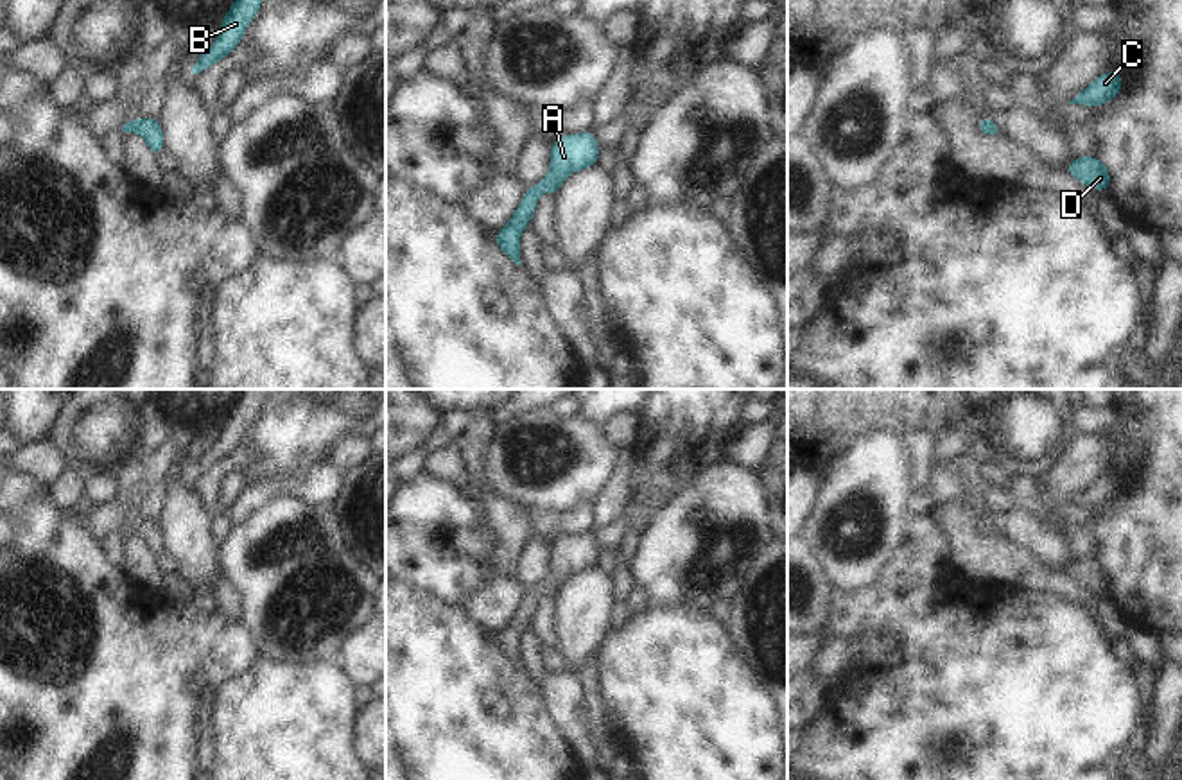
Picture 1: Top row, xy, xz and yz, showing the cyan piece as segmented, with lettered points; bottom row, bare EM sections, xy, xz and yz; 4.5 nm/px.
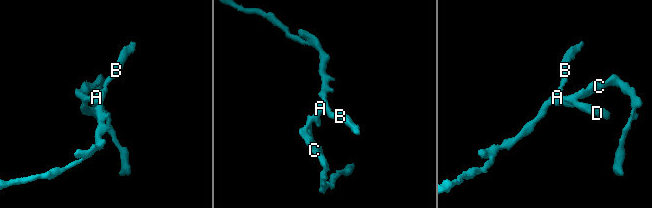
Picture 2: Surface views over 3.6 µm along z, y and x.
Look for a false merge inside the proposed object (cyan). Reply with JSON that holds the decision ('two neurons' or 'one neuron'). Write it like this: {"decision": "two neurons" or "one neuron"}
{"decision": "one neuron"}

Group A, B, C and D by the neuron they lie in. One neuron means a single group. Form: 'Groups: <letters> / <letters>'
Groups: A B C D.

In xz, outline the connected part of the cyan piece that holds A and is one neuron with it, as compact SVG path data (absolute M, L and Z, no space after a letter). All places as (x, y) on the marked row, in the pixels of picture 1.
M592 131L579 134L563 134L551 143L551 165L549 174L540 185L531 185L515 210L515 215L506 226L497 231L495 240L504 255L515 264L520 262L520 233L529 226L538 197L547 194L558 194L561 183L574 172L597 165L599 147Z

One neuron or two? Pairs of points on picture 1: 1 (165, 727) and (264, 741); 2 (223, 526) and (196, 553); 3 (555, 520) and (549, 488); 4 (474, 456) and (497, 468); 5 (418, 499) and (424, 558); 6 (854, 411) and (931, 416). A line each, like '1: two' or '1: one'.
1: two
2: two
3: two
4: two
5: one
6: one

